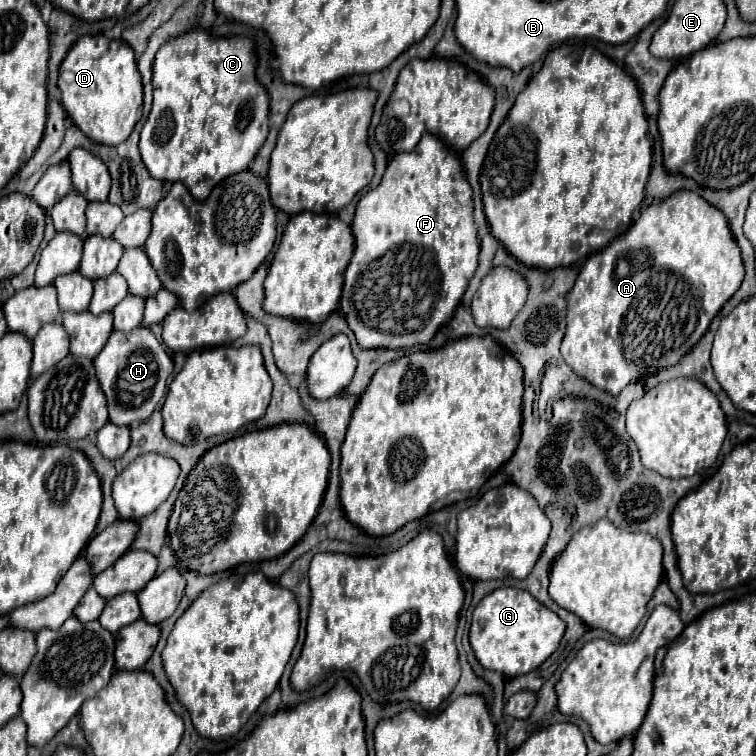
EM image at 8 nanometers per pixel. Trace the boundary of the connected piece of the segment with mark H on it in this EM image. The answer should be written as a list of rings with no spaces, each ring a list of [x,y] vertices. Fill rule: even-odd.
[[[138,326],[132,332],[112,332],[102,352],[94,358],[94,368],[100,388],[108,400],[110,422],[130,426],[134,422],[148,420],[160,398],[166,394],[166,382],[172,374],[172,358],[150,328]]]

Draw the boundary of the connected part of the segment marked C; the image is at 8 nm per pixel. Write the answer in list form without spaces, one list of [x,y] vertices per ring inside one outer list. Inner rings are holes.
[[[204,30],[176,36],[160,48],[154,60],[154,104],[140,134],[140,154],[152,178],[184,182],[196,200],[206,200],[208,192],[228,174],[248,170],[250,162],[268,136],[268,92],[256,80],[256,56],[250,38],[214,38]]]

